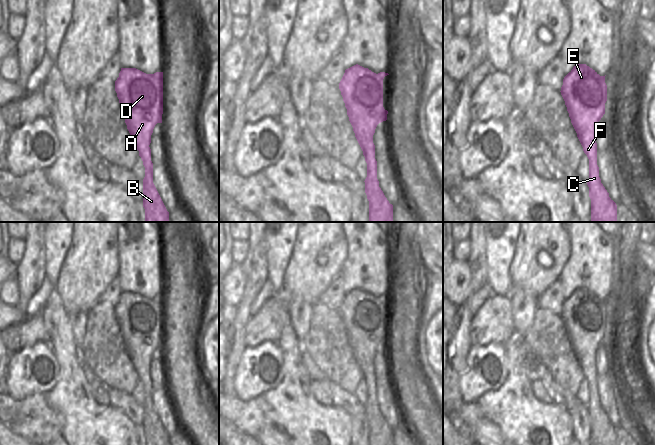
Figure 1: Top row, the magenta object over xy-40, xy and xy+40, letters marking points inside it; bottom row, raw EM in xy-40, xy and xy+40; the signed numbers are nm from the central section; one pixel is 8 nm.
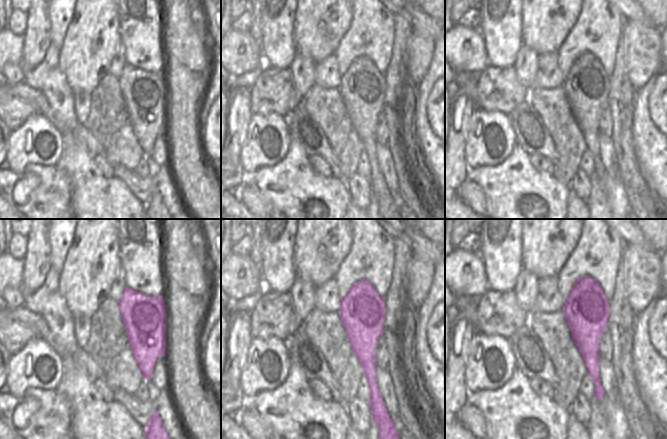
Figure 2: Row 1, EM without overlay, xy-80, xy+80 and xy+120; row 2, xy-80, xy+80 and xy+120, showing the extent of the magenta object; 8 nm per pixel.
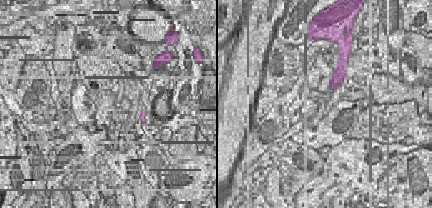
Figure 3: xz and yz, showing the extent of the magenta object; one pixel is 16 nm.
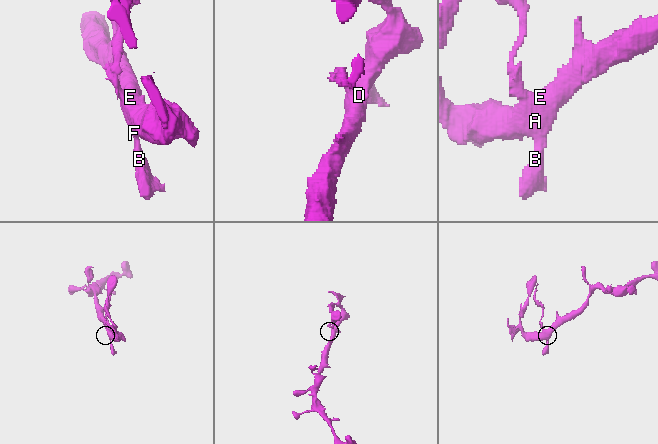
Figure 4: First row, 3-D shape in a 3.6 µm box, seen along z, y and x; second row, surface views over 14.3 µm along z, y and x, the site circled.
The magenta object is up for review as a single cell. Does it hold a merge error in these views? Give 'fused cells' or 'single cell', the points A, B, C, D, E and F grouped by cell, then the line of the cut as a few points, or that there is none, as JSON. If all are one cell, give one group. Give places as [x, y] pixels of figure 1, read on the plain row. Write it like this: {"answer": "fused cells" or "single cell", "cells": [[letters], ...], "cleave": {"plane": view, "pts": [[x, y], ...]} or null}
{"answer": "single cell", "cells": [["A", "B", "C", "D", "E", "F"]], "cleave": null}

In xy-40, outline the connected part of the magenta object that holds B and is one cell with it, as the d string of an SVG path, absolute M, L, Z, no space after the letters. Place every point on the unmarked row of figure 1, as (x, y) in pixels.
M121 292L115 305L115 315L127 353L145 391L145 445L169 445L169 436L153 407L153 387L149 371L155 349L162 347L163 296L146 298L136 292Z

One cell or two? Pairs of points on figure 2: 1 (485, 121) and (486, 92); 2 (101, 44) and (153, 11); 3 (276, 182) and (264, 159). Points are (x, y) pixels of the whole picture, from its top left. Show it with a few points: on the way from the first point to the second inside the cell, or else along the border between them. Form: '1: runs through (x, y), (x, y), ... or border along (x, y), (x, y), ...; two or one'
1: border along (476, 106), (484, 110), (499, 110), (506, 115); two
2: border along (118, 10), (118, 33), (121, 44); two
3: border along (287, 153), (275, 164), (262, 166), (249, 175); two

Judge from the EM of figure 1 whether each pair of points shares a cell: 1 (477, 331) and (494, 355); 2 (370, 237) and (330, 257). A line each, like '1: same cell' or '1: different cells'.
1: different cells
2: different cells

